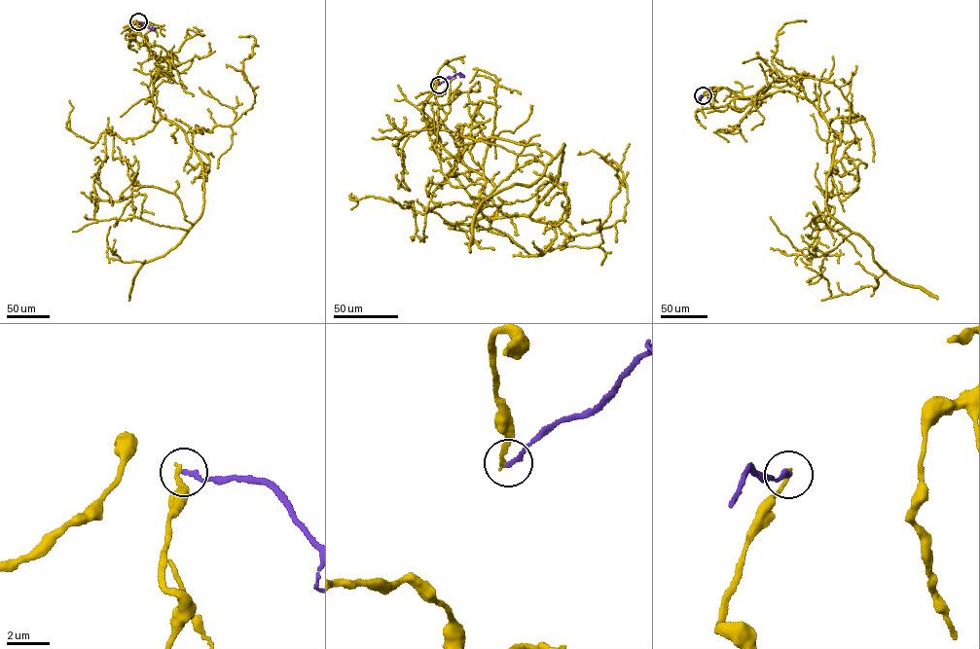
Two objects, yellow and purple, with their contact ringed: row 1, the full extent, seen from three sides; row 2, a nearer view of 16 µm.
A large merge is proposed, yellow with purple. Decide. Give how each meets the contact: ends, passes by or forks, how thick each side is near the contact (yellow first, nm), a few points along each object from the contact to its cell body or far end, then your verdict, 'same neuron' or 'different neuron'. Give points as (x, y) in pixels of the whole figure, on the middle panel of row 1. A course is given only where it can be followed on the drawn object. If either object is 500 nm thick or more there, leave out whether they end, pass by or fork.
yellow ends; purple ends; calibres 180 and 190 nm; course yellow (438, 85), (423, 115), (494, 187), (475, 220), (555, 183), (564, 143), (441, 124), (396, 174); course purple (438, 85), (455, 74), (461, 75), (459, 72); different neuron

